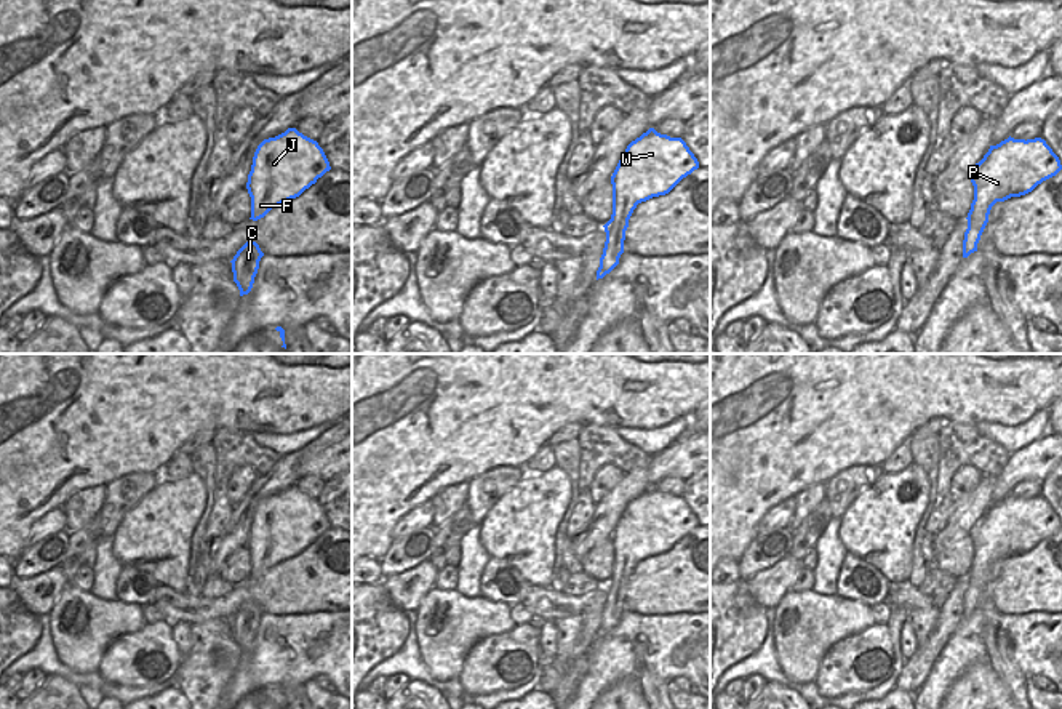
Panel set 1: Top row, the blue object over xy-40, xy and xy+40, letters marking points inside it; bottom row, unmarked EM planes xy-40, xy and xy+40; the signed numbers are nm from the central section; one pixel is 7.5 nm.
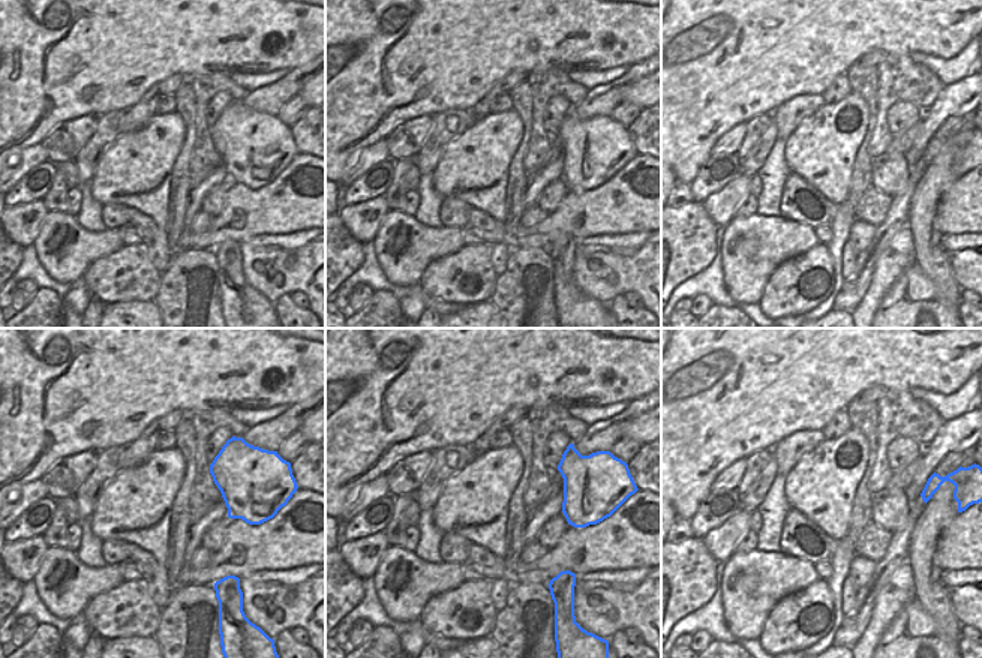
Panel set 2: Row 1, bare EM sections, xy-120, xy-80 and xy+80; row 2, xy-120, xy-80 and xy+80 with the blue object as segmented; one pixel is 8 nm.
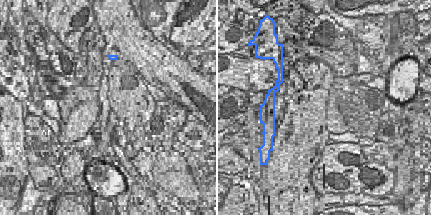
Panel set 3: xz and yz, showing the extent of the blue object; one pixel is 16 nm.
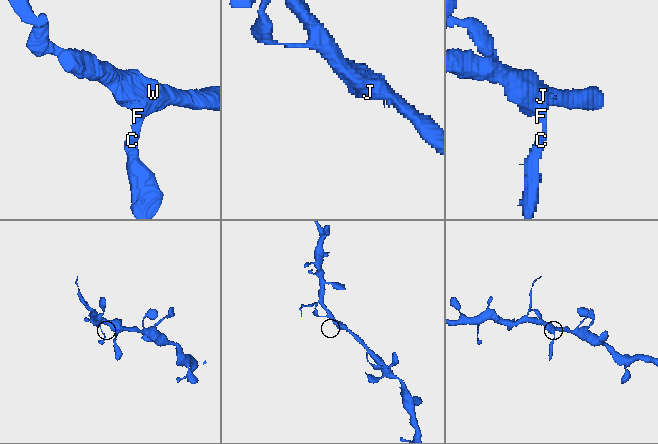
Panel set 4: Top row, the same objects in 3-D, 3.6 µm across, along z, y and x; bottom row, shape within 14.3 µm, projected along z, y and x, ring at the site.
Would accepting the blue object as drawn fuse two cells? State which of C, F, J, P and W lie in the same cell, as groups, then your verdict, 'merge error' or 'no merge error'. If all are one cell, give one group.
C F J P W; no merge error

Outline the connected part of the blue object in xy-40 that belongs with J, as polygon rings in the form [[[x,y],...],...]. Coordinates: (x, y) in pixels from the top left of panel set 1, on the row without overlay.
[[[296,487],[264,498],[254,511],[246,541],[251,555],[250,578],[258,579],[272,567],[299,555],[329,528],[318,501]]]

